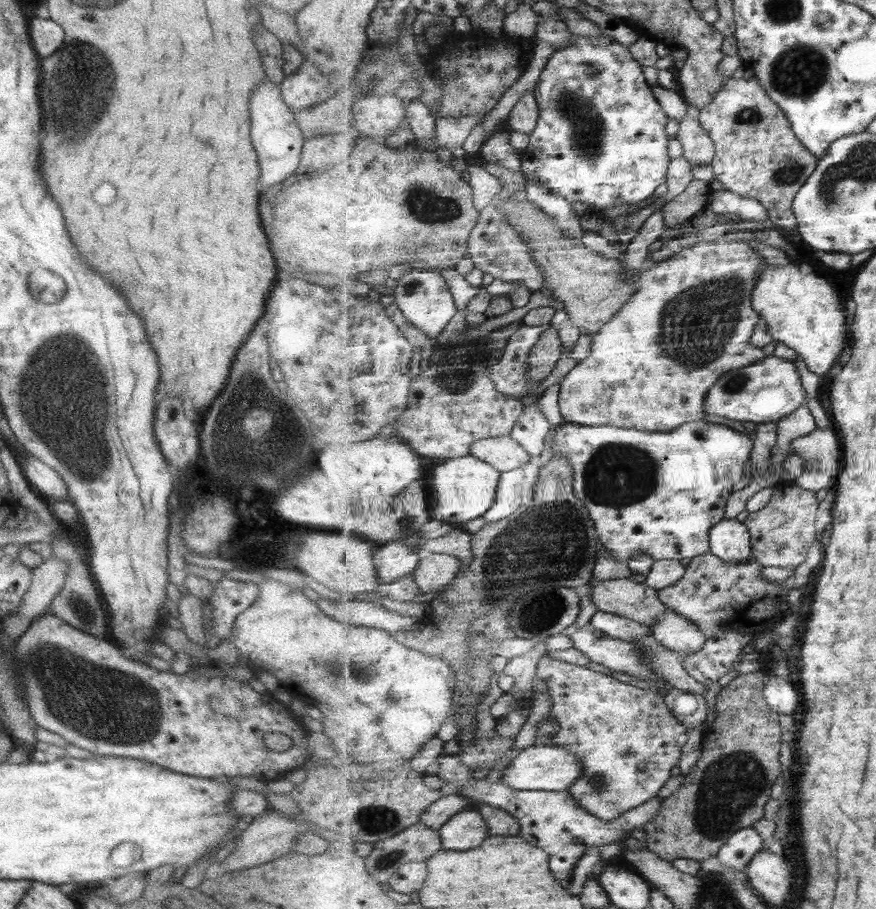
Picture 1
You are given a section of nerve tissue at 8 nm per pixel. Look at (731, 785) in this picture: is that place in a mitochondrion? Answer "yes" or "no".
yes

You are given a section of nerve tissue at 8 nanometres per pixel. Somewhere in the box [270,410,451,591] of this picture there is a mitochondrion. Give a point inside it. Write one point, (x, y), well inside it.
(401, 525)

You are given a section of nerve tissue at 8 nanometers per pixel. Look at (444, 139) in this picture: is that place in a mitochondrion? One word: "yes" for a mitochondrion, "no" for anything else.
no

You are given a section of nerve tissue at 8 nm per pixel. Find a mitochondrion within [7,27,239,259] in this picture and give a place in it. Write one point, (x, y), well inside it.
(76, 93)

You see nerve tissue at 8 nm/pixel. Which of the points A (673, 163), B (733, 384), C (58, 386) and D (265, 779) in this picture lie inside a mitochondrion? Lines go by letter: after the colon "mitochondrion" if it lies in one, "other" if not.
A: other
B: mitochondrion
C: mitochondrion
D: other

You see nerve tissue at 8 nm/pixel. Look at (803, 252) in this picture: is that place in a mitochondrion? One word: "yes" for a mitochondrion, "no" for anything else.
no

